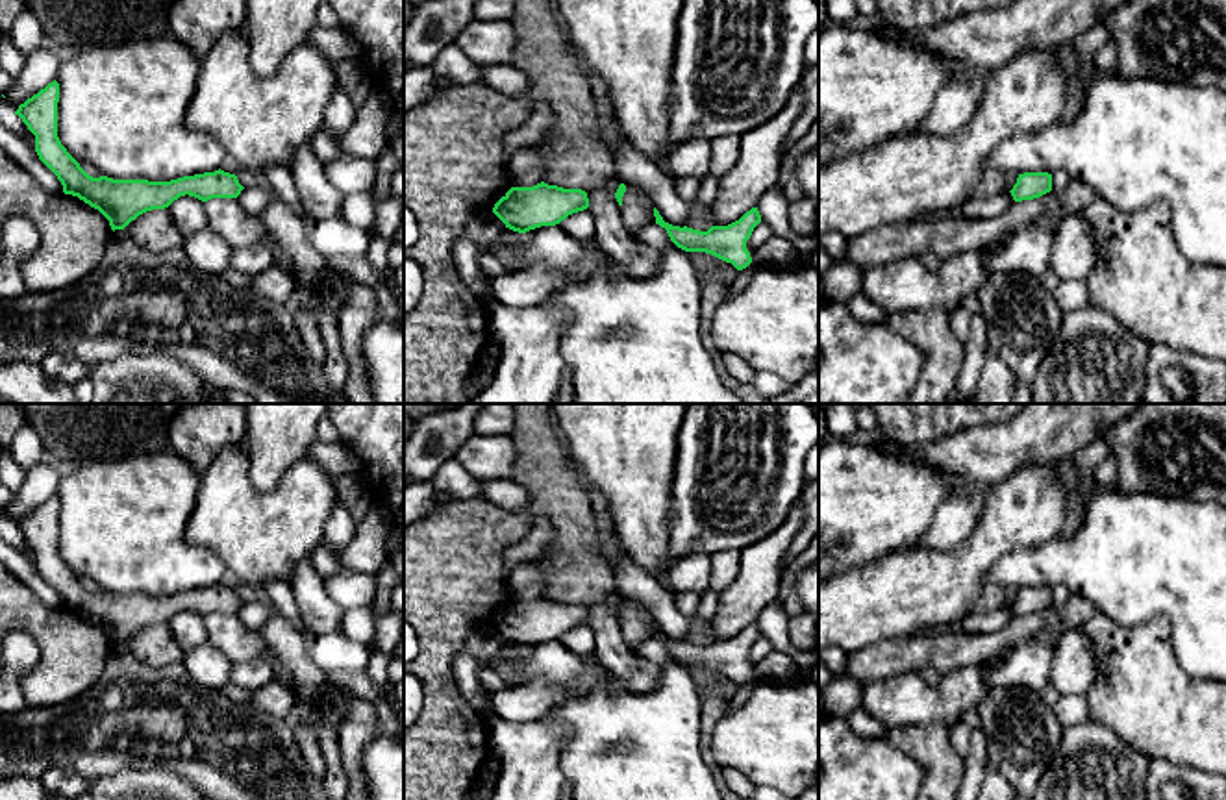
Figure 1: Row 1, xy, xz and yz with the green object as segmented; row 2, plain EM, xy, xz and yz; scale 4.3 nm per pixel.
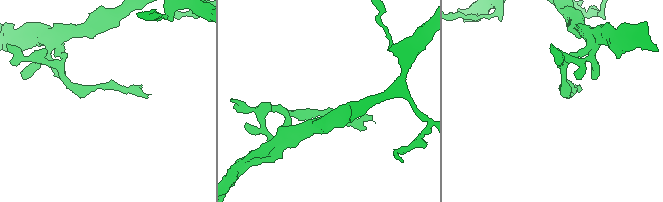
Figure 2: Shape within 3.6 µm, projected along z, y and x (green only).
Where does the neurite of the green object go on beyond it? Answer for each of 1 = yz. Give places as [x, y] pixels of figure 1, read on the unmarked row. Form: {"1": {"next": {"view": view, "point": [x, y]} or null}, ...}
{"1": {"next": null}}

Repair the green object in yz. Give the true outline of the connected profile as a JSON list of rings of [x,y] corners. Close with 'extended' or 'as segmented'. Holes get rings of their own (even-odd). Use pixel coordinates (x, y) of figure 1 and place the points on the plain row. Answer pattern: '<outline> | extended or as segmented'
[[[1024,587],[1009,606],[1015,617],[1033,615],[1052,606],[1052,589]]] | as segmented

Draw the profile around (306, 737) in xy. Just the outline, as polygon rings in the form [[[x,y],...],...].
[[[309,722],[294,724],[294,741],[304,756],[304,763],[309,772],[322,780],[326,772],[324,757],[319,746],[317,730]]]

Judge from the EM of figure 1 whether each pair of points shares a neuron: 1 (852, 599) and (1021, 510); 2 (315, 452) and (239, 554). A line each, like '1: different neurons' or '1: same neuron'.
1: same neuron
2: different neurons

